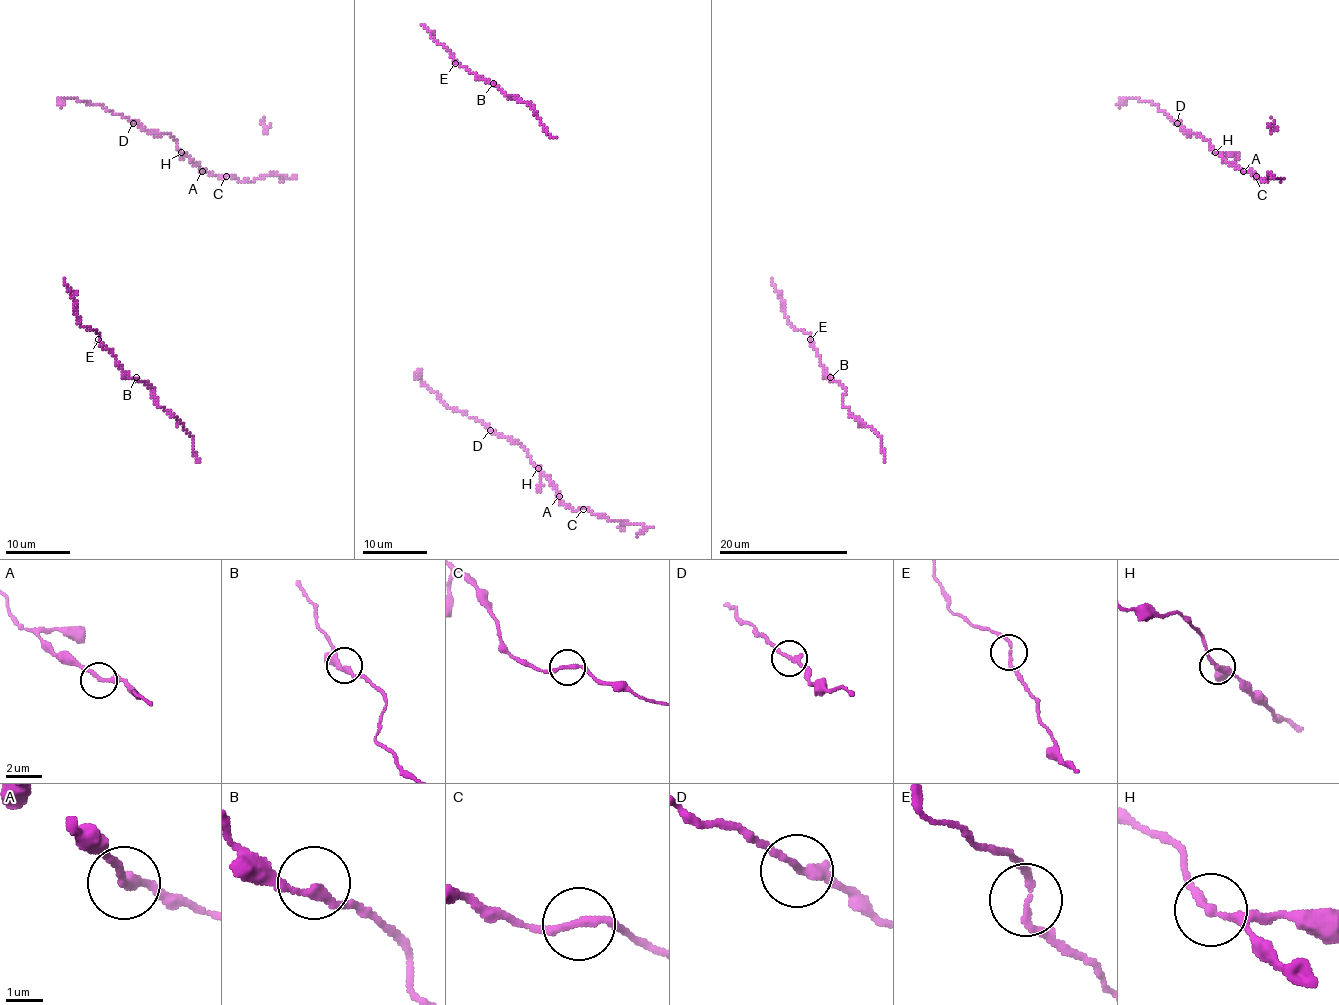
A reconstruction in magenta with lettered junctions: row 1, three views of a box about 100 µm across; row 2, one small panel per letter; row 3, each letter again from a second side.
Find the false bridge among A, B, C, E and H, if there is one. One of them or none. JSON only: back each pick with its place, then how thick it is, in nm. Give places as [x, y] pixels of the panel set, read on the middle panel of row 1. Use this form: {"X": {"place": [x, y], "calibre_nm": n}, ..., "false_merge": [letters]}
{"false_merge": []}

